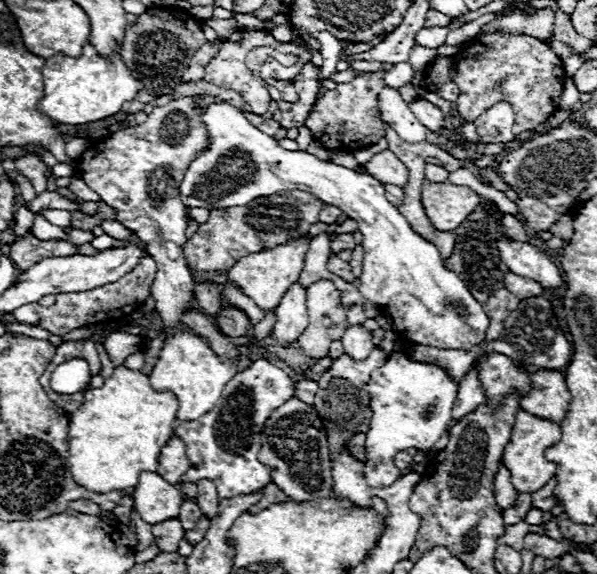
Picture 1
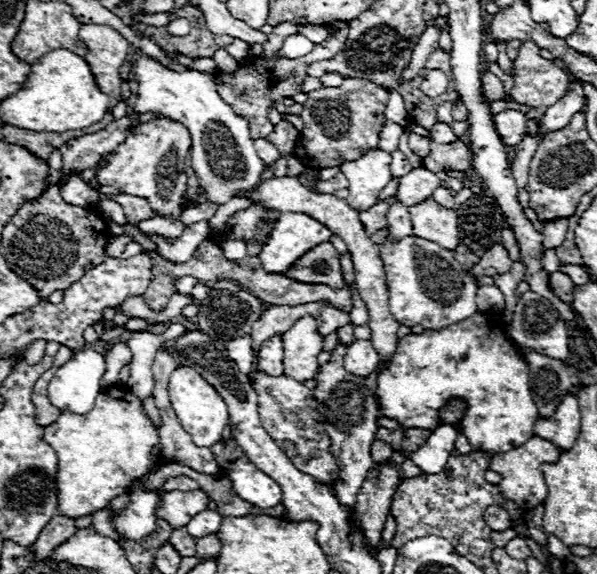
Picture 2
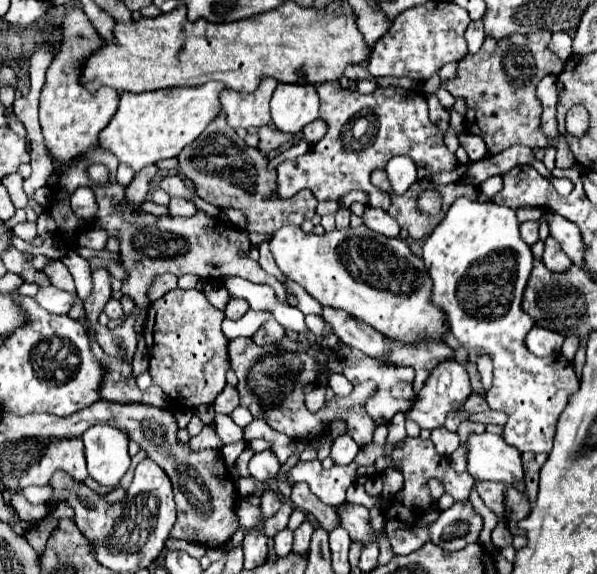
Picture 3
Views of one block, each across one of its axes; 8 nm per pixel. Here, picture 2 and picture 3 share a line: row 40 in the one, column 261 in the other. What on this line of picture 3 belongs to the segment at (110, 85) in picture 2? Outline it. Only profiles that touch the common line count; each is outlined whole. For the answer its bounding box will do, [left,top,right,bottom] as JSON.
[220,80,276,128]

